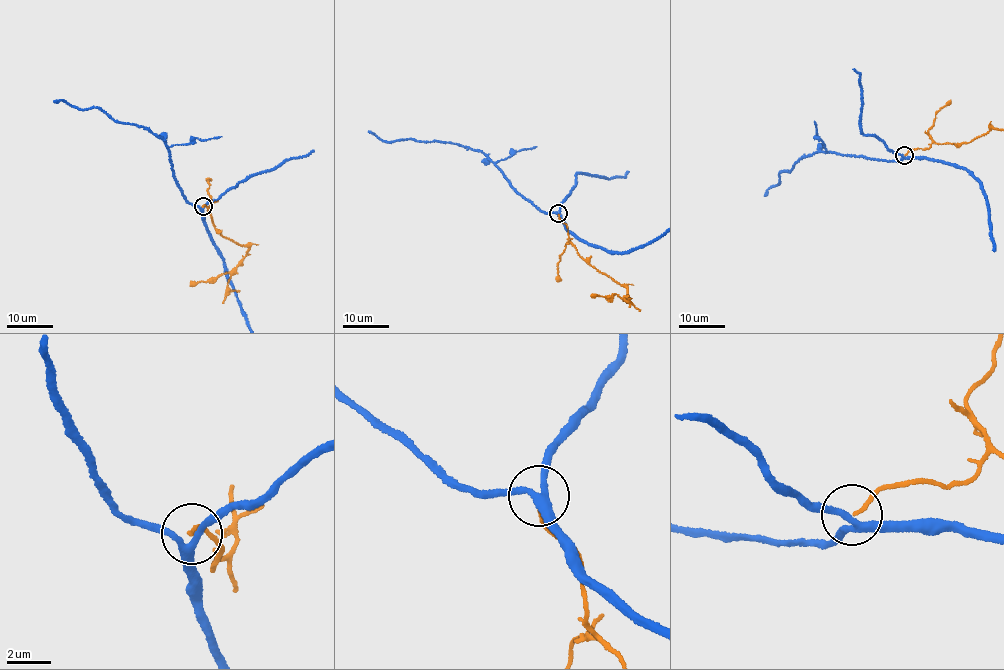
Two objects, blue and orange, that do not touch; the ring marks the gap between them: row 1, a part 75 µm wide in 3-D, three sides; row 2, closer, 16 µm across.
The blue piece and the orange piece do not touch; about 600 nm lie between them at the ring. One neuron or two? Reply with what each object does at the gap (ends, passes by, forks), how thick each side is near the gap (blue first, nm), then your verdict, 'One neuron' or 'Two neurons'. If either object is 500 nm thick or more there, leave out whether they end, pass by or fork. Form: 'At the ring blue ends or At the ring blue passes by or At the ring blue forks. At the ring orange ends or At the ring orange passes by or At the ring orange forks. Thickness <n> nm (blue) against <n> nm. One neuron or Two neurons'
At the ring blue forks. At the ring orange ends. Thickness 280 nm (blue) against 180 nm. Two neurons

